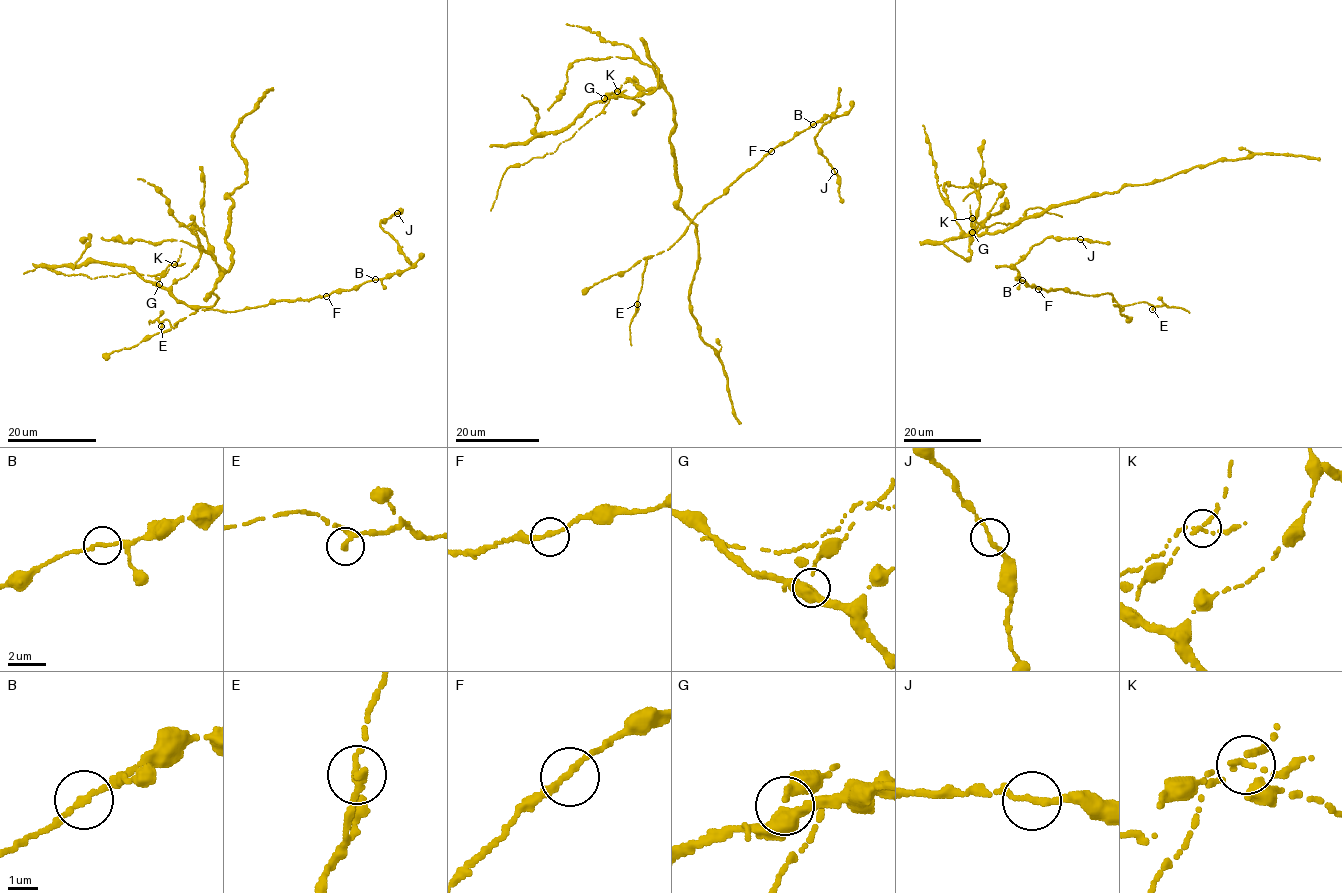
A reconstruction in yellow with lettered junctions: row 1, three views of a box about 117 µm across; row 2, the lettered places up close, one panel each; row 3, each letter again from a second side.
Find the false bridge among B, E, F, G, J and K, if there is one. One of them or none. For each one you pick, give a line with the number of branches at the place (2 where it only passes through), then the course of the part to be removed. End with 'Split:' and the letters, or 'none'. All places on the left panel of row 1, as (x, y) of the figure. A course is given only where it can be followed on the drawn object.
K: Branches: 3. Course of the part to remove: (175, 264), (152, 276), (131, 272), (91, 279), (84, 274), (57, 273), (39, 264), (24, 274)
Split: K

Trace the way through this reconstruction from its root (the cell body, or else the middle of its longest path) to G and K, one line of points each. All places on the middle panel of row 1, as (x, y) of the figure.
G: (673, 129), (672, 98), (652, 61), (658, 69), (655, 90), (632, 97), (617, 94), (604, 98)
K: (673, 129), (672, 98), (652, 61), (658, 69), (655, 90), (632, 97), (617, 94), (604, 97), (617, 91)

